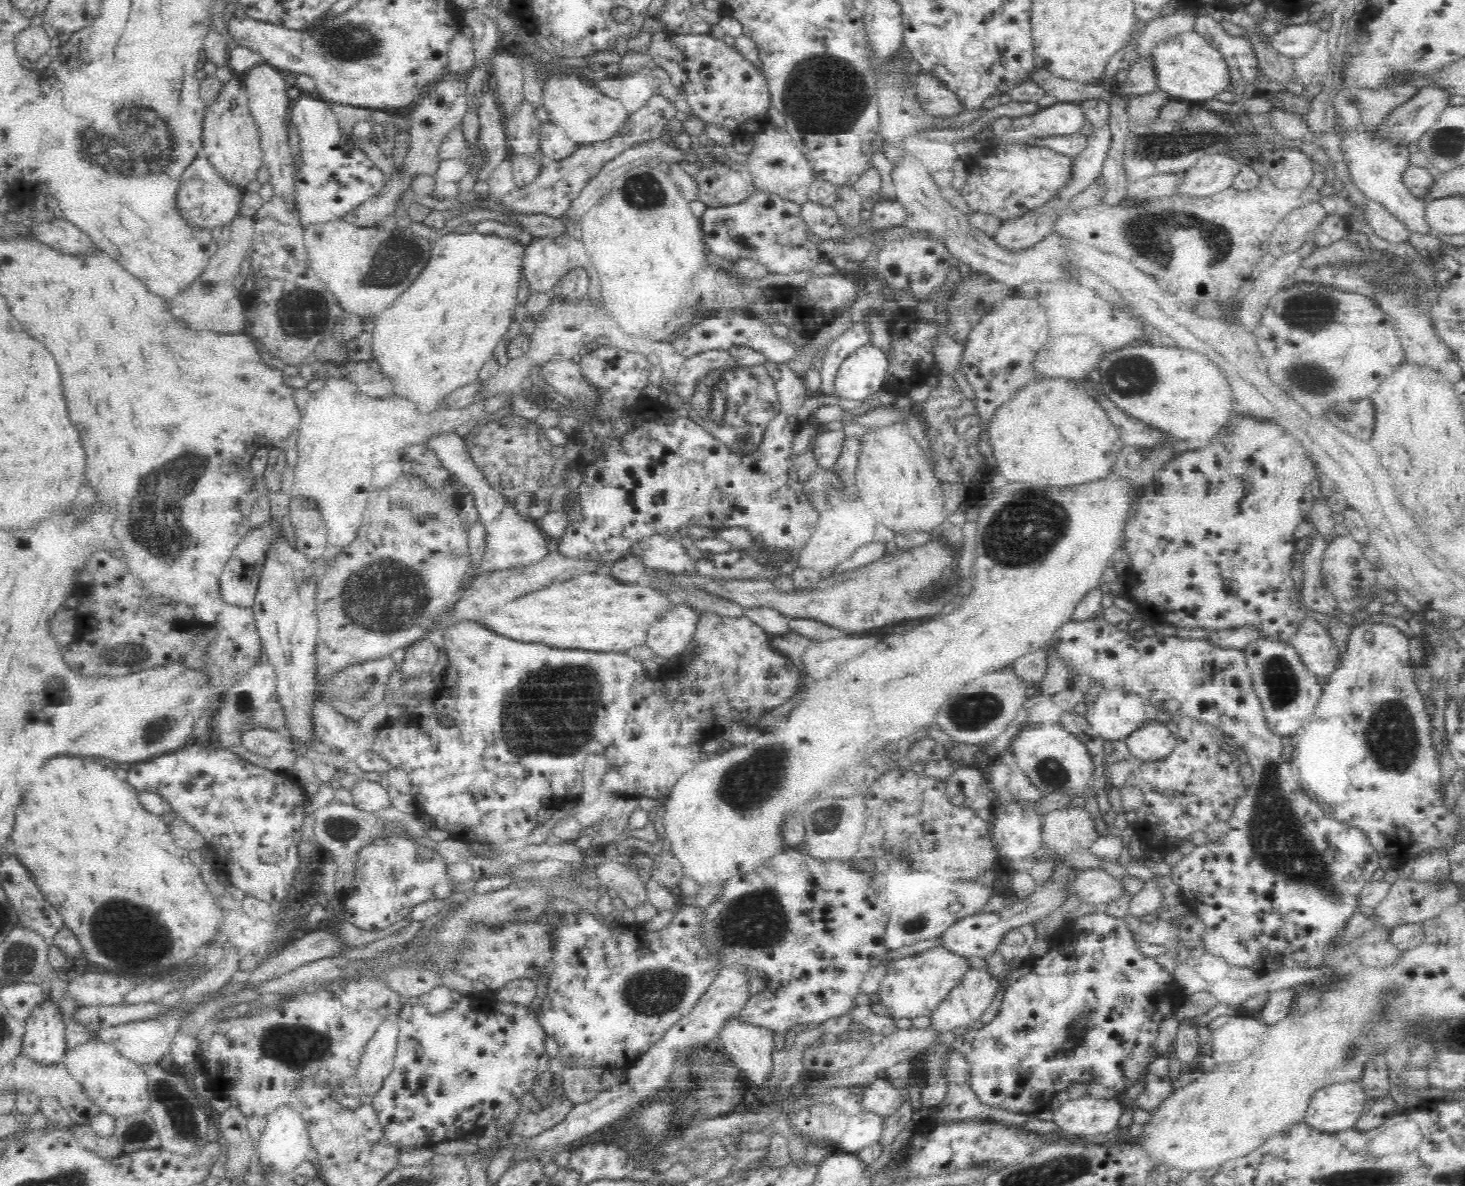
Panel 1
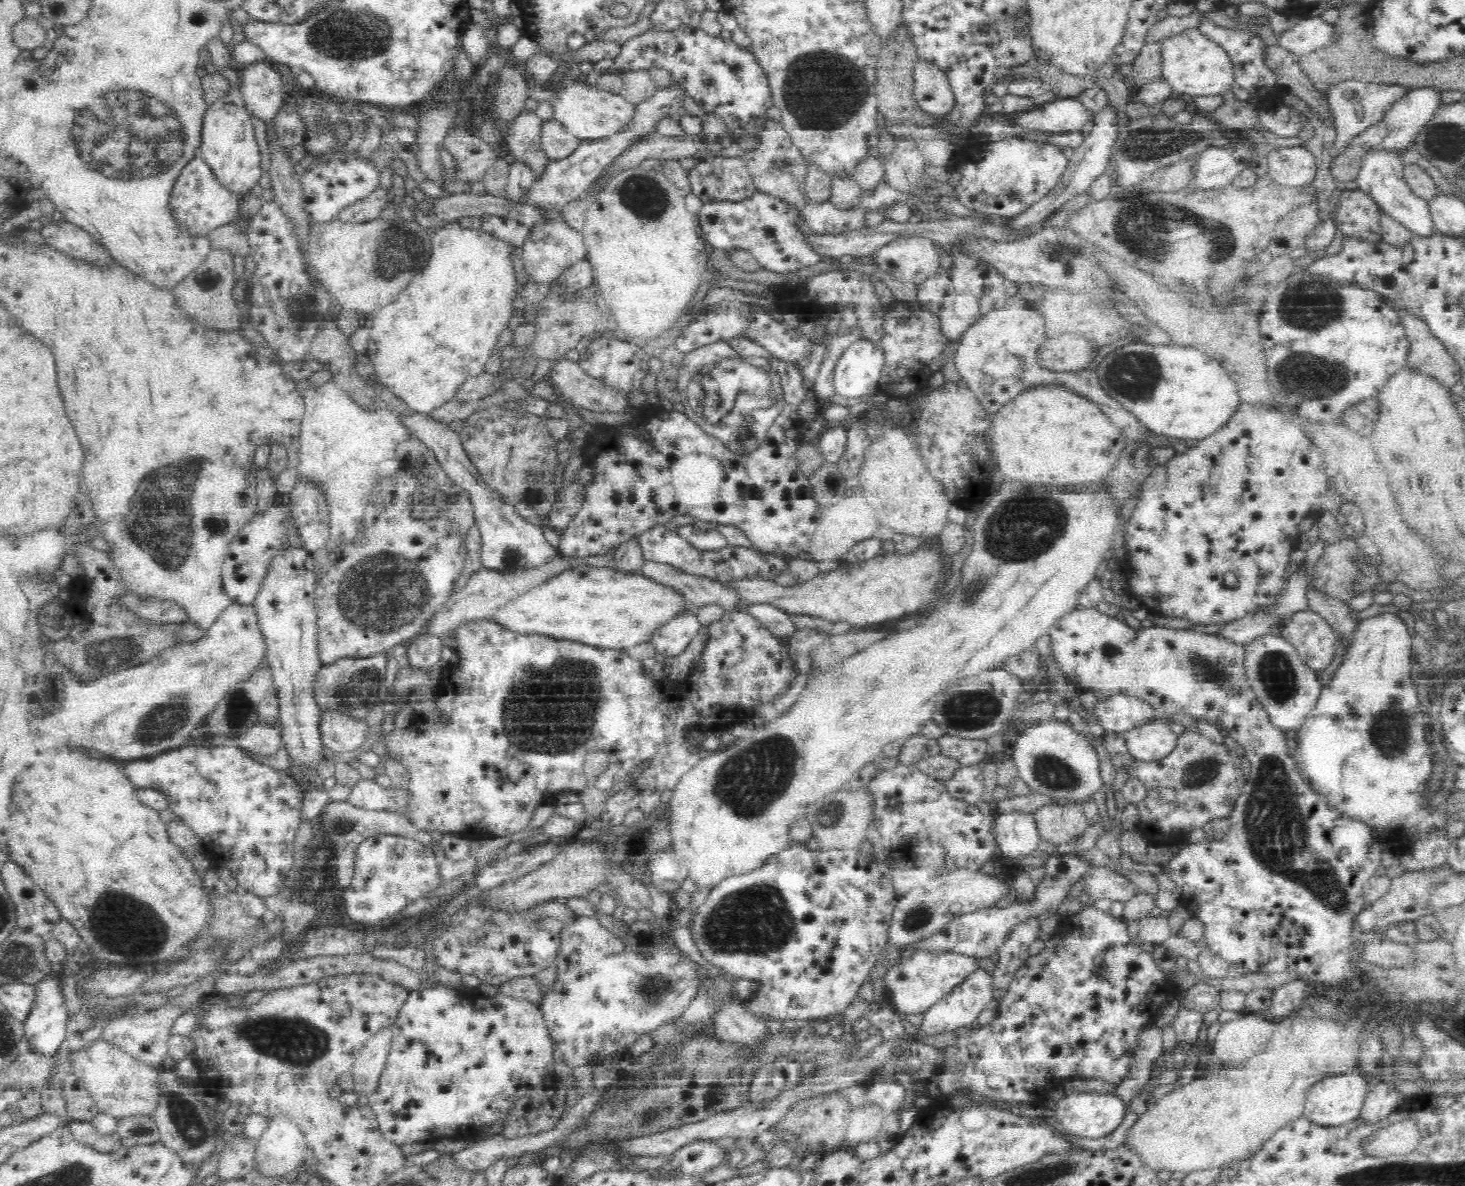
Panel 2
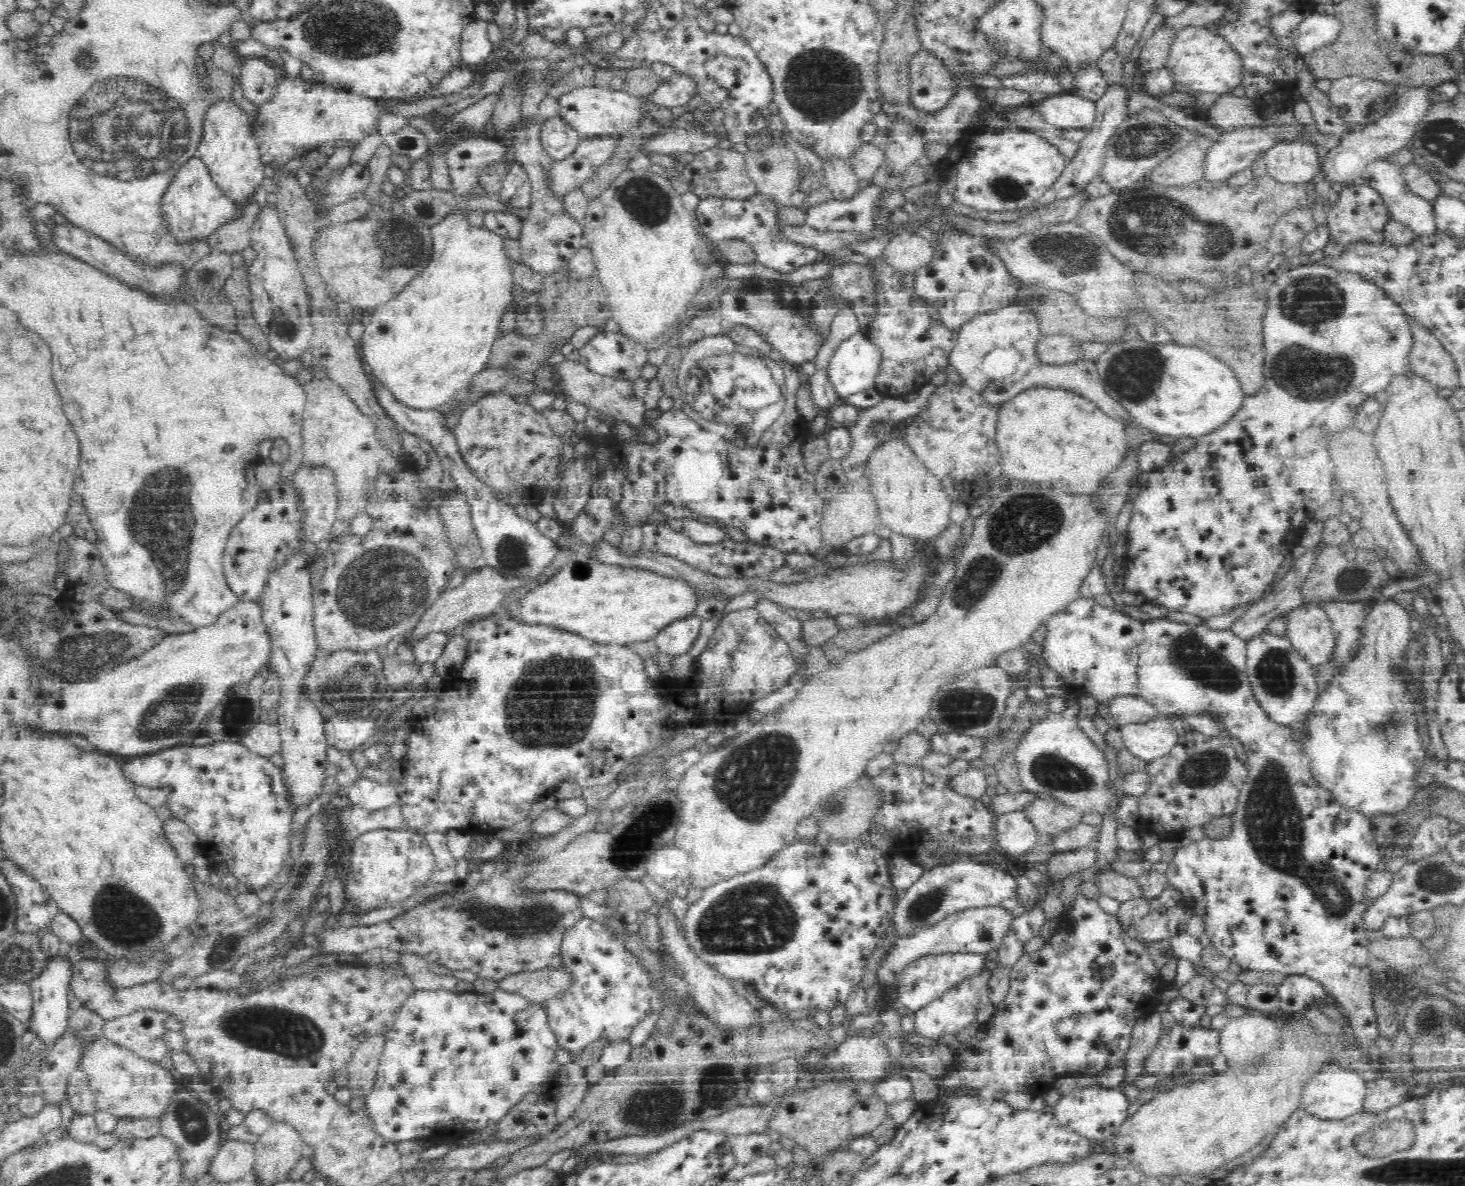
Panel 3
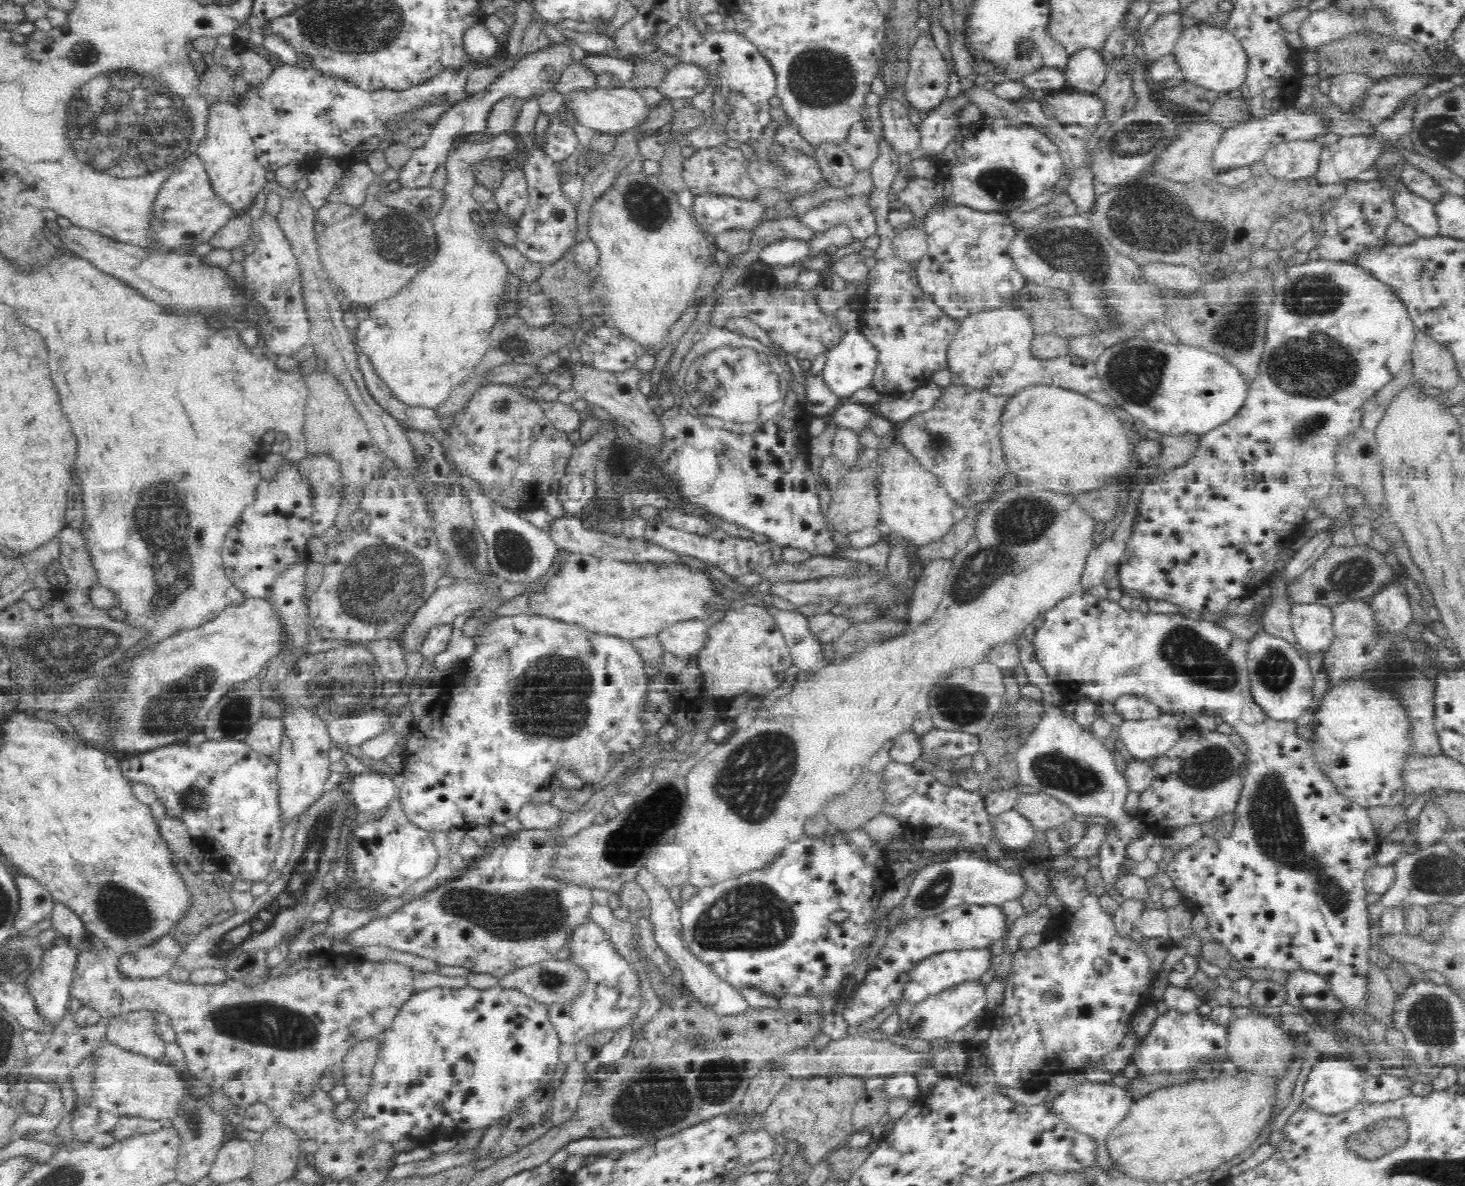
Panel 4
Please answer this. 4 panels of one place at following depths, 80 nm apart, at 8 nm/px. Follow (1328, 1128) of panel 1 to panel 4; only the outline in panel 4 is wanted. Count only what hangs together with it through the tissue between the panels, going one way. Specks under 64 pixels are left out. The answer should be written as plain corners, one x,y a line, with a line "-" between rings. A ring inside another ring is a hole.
1328,1058
1318,1061
1304,1080
1304,1104
1320,1114
1342,1115
1351,1111
1363,1100
1366,1075
1358,1065
1352,1066
1348,1060

